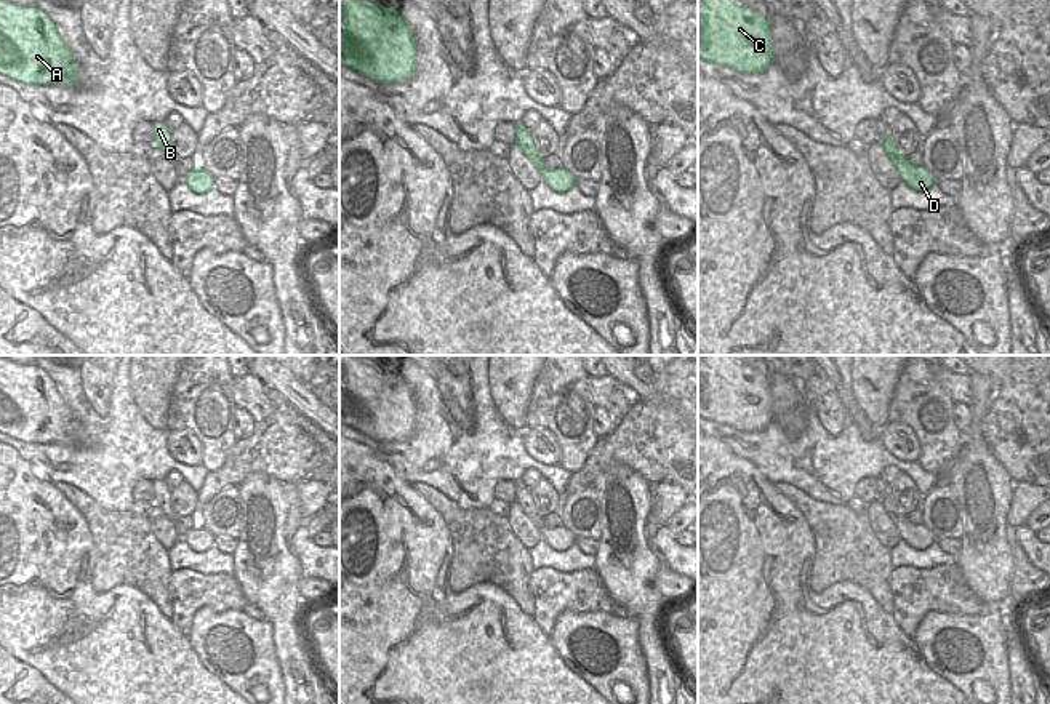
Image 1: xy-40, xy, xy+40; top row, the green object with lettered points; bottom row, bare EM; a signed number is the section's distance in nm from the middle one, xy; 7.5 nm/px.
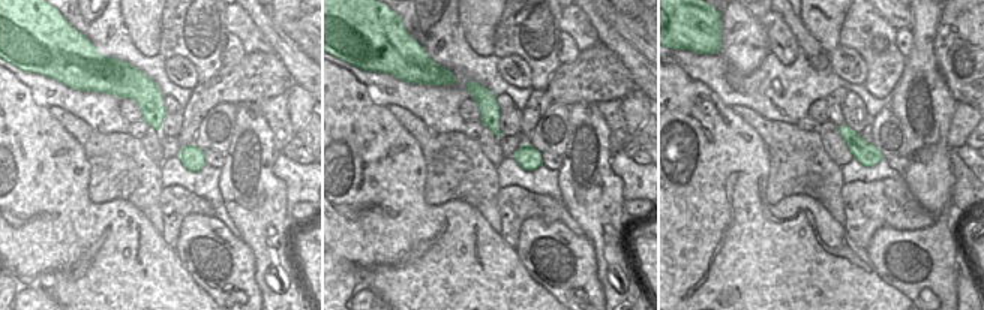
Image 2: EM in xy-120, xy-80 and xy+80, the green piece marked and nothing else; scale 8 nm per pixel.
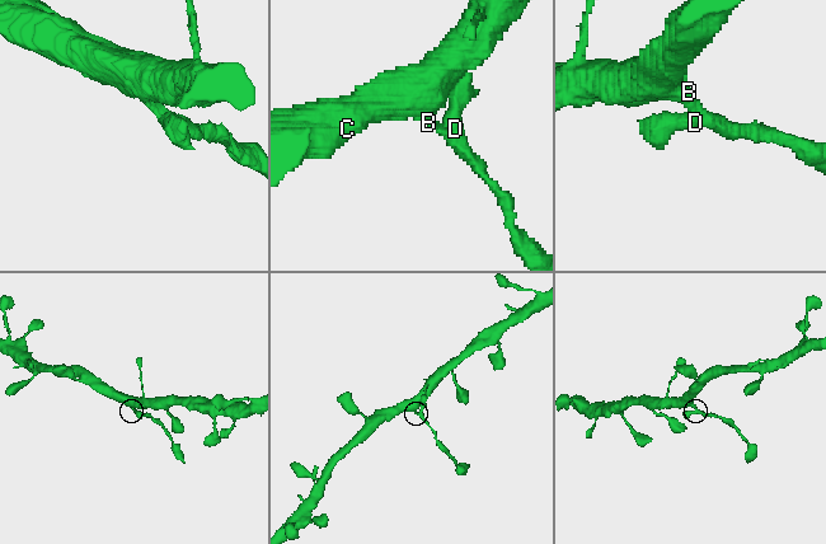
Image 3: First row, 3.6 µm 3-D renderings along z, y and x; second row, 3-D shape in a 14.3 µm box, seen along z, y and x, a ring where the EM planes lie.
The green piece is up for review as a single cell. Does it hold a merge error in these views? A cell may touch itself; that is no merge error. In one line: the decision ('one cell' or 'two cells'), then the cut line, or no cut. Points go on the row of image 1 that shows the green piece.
two cells; cut xy+40 (893, 144), (893, 162), (897, 165)

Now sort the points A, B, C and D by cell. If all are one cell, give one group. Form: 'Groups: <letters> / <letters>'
Groups: A B C / D.

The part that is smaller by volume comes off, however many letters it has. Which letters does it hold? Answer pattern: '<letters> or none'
D

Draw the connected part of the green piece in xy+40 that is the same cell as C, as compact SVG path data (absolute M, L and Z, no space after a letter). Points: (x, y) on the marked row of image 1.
M698 0L698 58L752 75L773 62L770 21L735 0Z

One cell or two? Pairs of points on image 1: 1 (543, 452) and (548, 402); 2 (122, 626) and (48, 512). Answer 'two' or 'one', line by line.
1: two
2: one

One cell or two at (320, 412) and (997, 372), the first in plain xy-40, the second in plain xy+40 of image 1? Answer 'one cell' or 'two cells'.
one cell

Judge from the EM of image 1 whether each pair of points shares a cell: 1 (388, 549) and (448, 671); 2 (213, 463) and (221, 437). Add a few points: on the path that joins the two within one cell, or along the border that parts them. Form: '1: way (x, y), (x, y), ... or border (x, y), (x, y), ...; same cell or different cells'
1: way (388, 580), (388, 599), (418, 629), (418, 640); same cell
2: way (213, 456), (215, 444); same cell

